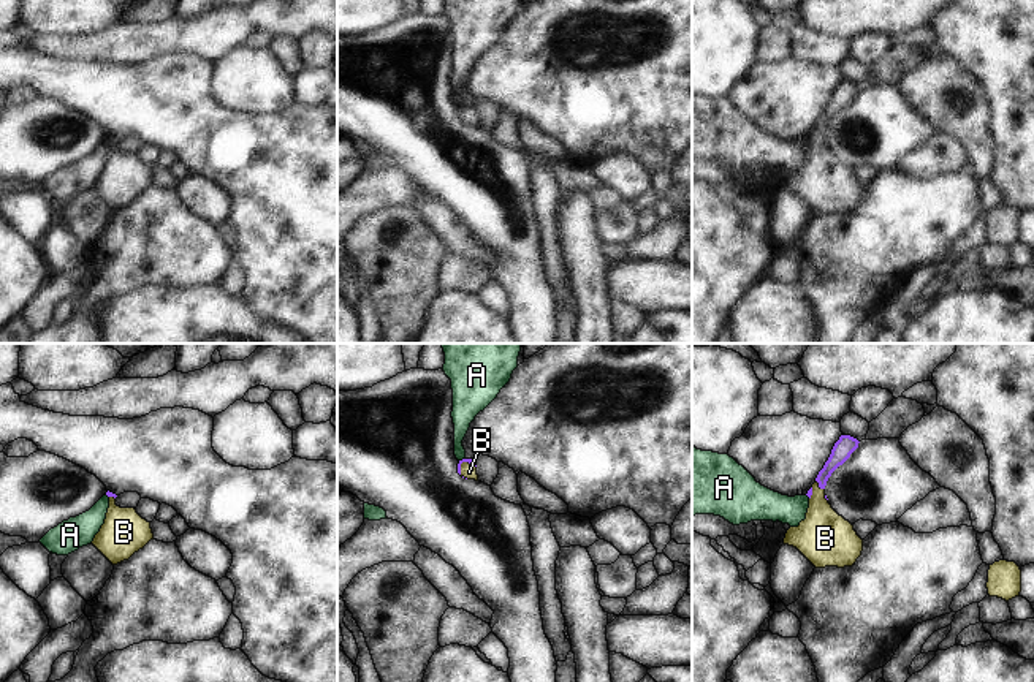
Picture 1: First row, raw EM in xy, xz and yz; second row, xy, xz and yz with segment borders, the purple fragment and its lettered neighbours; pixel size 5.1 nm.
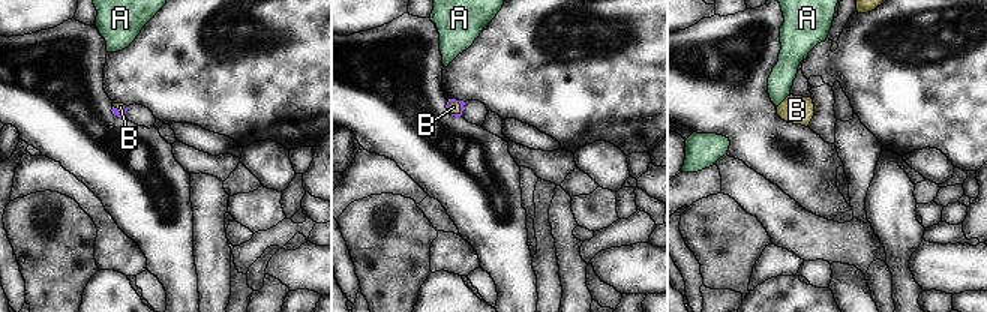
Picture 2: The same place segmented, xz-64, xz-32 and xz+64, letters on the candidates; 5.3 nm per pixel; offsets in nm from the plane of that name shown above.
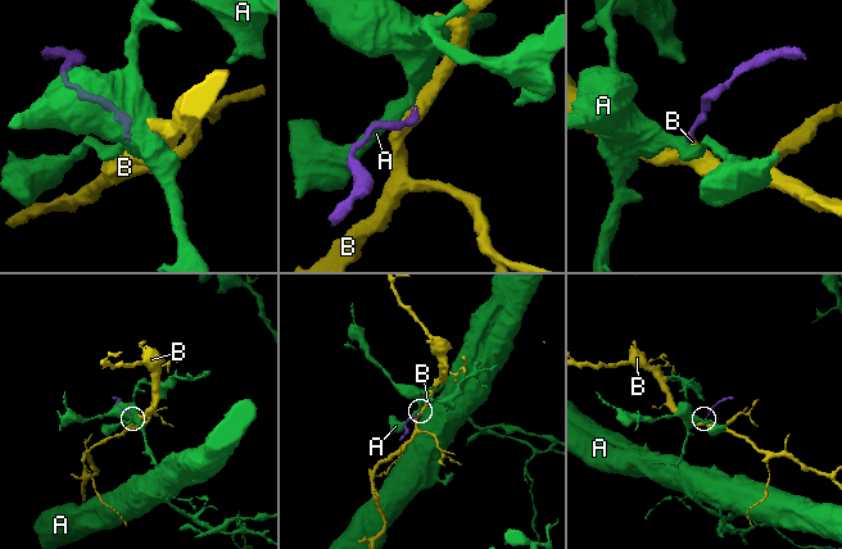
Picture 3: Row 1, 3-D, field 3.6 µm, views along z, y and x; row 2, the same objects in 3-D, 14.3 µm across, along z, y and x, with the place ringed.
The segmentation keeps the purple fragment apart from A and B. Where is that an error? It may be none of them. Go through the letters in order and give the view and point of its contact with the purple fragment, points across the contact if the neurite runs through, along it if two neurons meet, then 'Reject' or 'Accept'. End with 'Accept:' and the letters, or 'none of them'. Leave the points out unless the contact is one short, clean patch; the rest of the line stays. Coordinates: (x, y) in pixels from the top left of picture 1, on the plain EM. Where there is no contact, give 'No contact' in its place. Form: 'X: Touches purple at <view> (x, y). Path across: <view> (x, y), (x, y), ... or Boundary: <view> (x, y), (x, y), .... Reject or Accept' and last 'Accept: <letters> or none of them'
A: Touches purple at xz (463, 105). Boundary: xz (464, 103), (459, 106). Reject
B: Touches purple at yz (819, 132). Path across: yz (846, 90), (822, 122), (819, 132), (819, 159), (824, 181). Accept
Accept: B.

